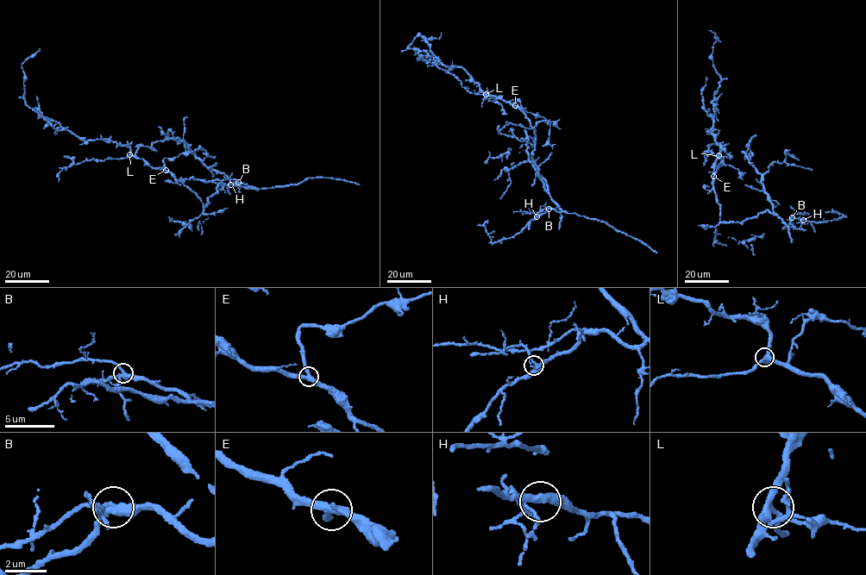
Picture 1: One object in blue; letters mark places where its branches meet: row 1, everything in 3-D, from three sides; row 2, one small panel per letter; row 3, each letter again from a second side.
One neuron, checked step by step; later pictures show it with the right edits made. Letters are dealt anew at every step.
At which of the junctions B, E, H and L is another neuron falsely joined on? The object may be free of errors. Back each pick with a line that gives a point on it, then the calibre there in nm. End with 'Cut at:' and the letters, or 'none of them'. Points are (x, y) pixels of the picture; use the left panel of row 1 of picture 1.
Cut at: none of them

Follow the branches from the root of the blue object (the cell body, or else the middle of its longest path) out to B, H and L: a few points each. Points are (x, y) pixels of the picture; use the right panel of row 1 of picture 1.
B: (713, 184), (720, 206), (720, 221), (743, 222), (768, 209), (787, 224), (792, 217)
H: (713, 184), (720, 206), (720, 221), (743, 222), (768, 209), (787, 224), (792, 217), (803, 220)
L: (713, 184), (713, 170), (718, 155)

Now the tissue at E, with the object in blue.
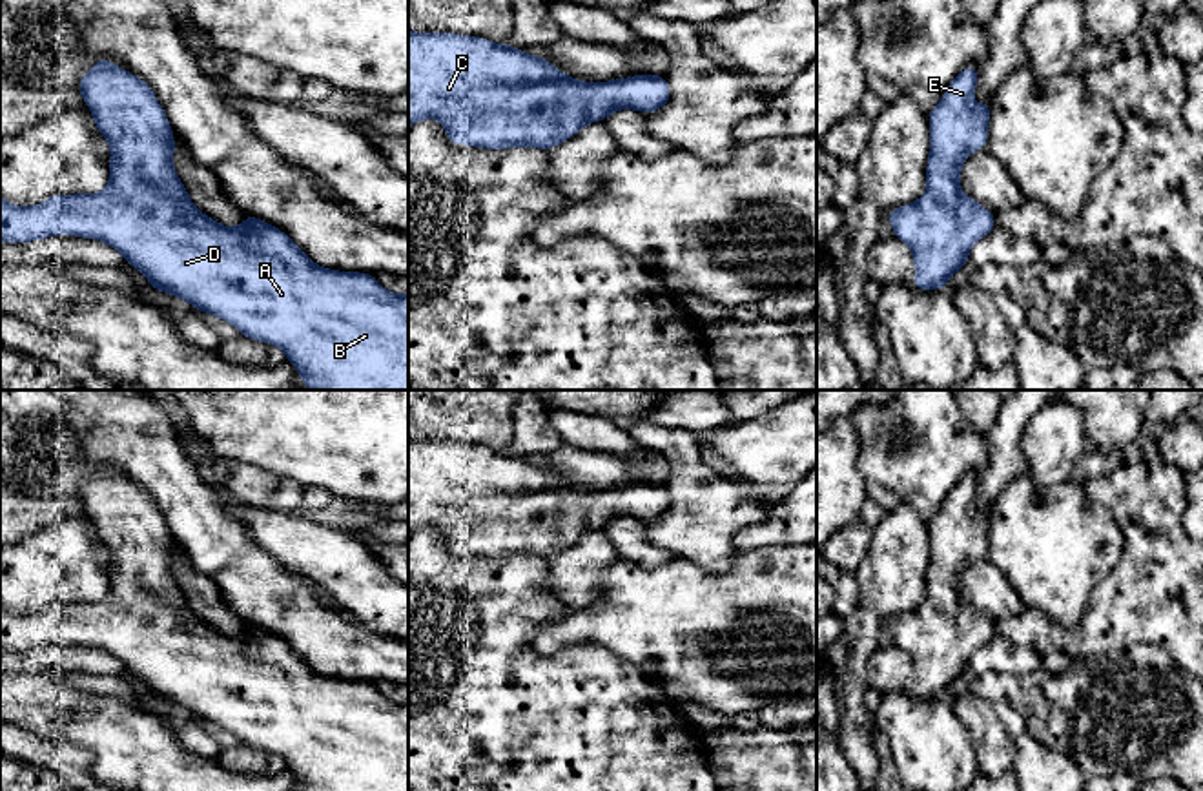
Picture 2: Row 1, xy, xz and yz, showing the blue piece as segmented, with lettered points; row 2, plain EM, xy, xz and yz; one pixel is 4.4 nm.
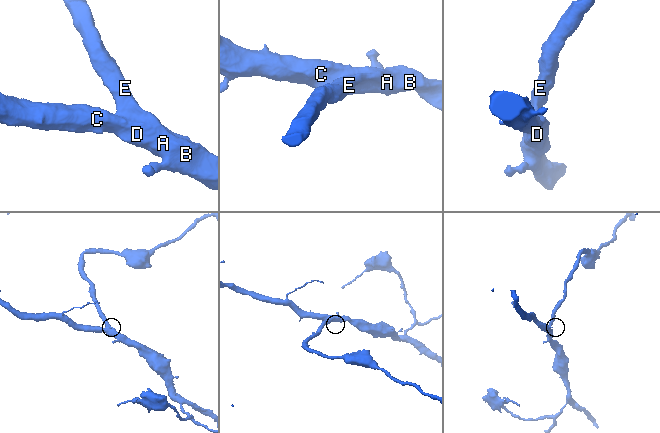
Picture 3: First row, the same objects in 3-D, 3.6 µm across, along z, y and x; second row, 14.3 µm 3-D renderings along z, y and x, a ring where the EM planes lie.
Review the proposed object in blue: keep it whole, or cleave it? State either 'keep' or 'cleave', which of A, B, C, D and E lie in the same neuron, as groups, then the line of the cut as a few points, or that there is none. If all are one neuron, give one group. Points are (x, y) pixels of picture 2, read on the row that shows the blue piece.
keep | A B C D E | no cut

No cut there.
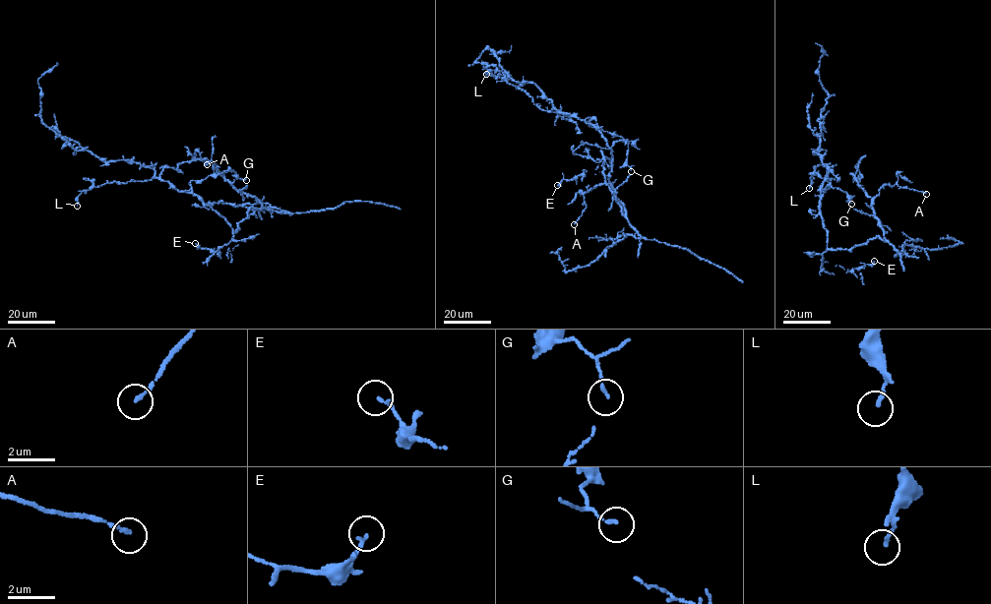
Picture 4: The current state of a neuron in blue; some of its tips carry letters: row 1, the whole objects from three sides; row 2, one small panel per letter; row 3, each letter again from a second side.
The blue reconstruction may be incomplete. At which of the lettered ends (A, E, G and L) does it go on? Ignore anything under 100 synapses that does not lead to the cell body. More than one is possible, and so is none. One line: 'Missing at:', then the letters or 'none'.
Missing at: none

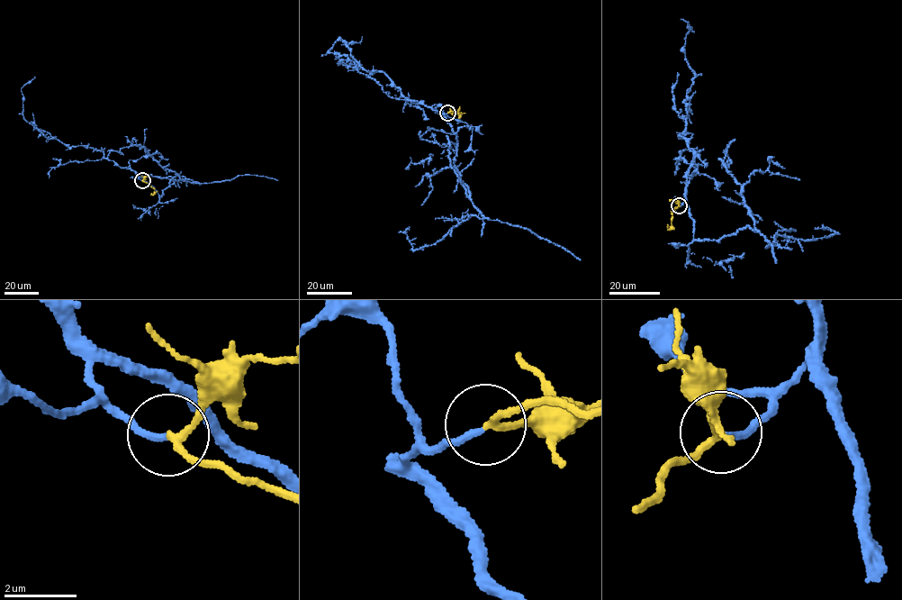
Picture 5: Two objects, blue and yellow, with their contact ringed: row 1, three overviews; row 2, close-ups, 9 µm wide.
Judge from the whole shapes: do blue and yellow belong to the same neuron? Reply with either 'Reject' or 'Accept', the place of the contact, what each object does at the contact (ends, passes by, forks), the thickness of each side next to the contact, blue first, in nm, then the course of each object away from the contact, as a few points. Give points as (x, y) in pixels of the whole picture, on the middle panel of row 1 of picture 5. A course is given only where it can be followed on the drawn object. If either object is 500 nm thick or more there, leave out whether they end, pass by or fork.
Accept. Place: (447, 113). At the ring blue ends. At the ring yellow passes by. Thickness 170 nm (blue) against 180 nm. Course of blue: (447, 113), (406, 98), (383, 72), (366, 71), (347, 55), (328, 52), (339, 37), (350, 43), (362, 37). Course of yellow: (447, 113), (456, 111), (459, 115), (464, 113)

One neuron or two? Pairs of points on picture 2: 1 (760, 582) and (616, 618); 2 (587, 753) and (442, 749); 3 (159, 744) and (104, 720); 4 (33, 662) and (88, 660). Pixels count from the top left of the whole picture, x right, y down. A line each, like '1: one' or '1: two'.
1: one
2: one
3: one
4: one

